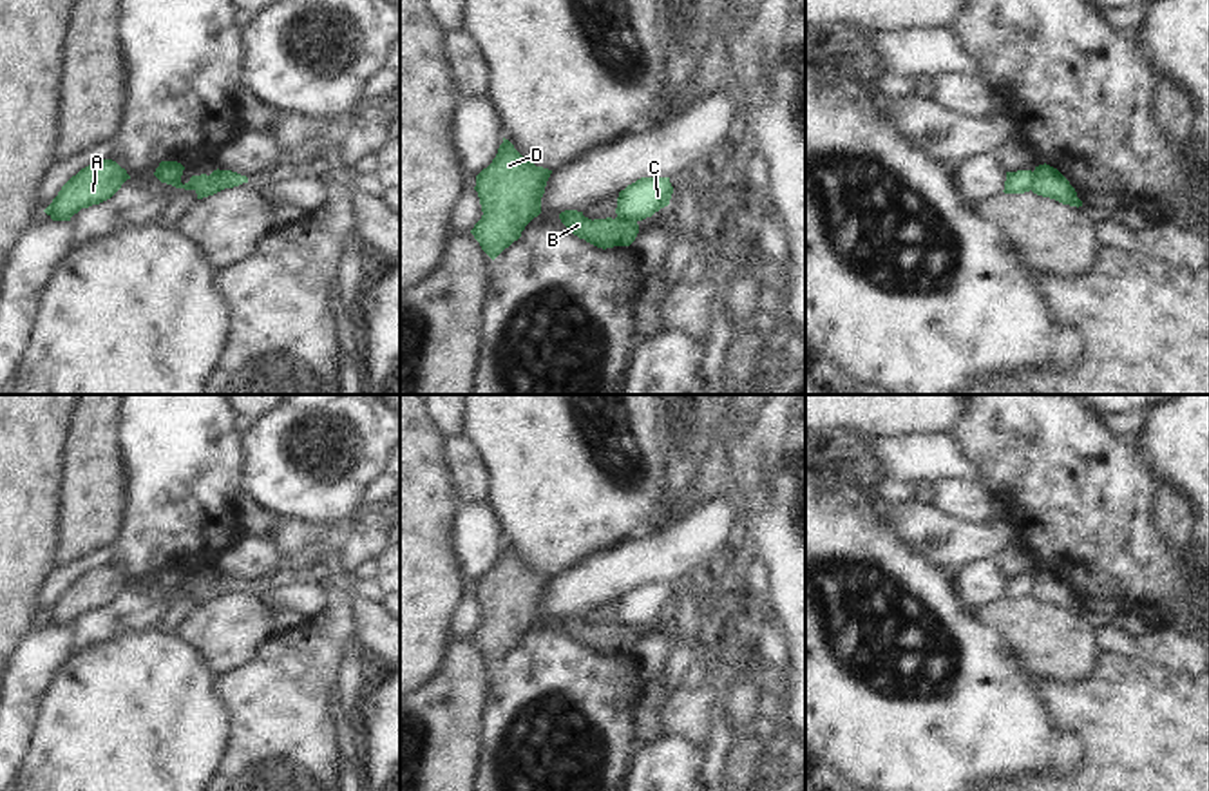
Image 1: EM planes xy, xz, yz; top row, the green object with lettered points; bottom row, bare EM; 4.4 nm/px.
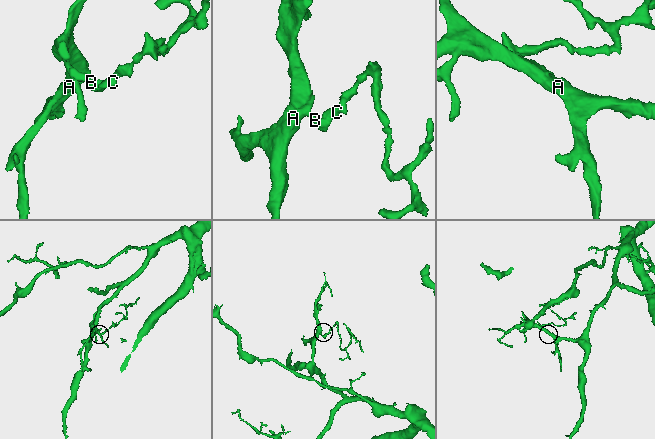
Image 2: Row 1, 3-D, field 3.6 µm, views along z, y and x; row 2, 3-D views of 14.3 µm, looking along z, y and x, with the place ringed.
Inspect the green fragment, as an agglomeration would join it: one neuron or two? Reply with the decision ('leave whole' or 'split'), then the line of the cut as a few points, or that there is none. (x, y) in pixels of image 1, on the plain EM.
split | xz (618, 621), (636, 627)

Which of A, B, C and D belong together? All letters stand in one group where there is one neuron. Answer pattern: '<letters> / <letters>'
A B D / C

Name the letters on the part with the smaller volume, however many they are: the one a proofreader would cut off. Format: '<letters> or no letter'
C.

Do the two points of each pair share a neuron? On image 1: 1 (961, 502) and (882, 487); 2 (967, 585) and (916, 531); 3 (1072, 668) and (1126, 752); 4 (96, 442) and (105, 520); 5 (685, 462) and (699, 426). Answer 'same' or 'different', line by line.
1: same
2: different
3: different
4: same
5: same

